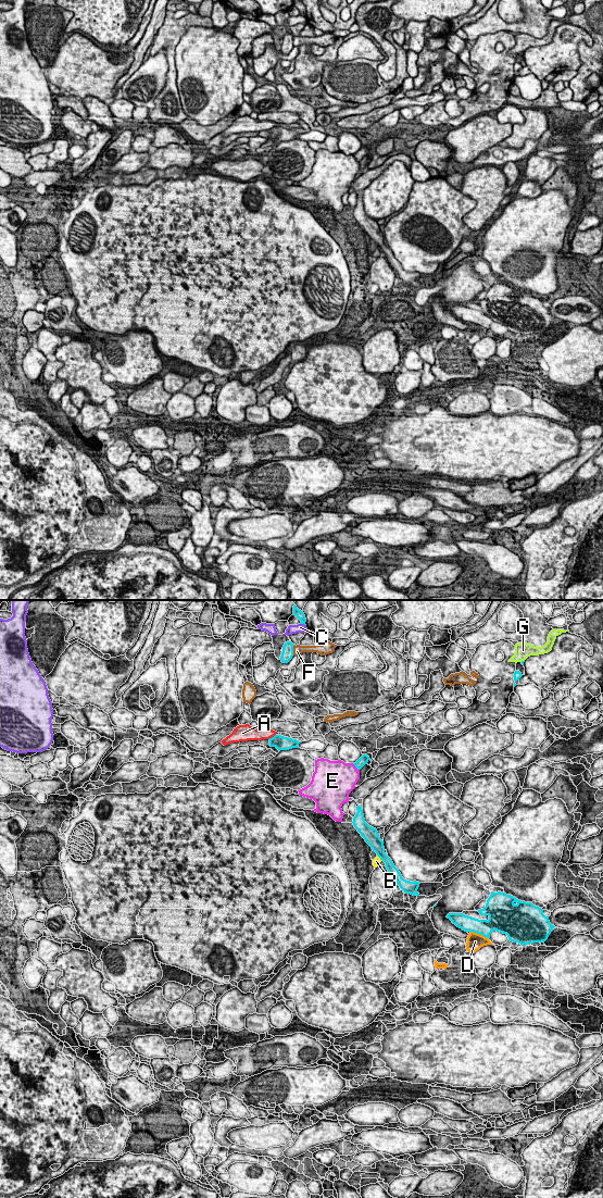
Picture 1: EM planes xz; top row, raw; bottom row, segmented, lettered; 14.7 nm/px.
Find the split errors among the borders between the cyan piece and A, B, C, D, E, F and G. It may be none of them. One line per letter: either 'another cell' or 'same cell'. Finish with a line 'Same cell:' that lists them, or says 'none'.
A: another cell
B: another cell
C: another cell
D: another cell
E: another cell
F: another cell
G: another cell
Same cell: none

